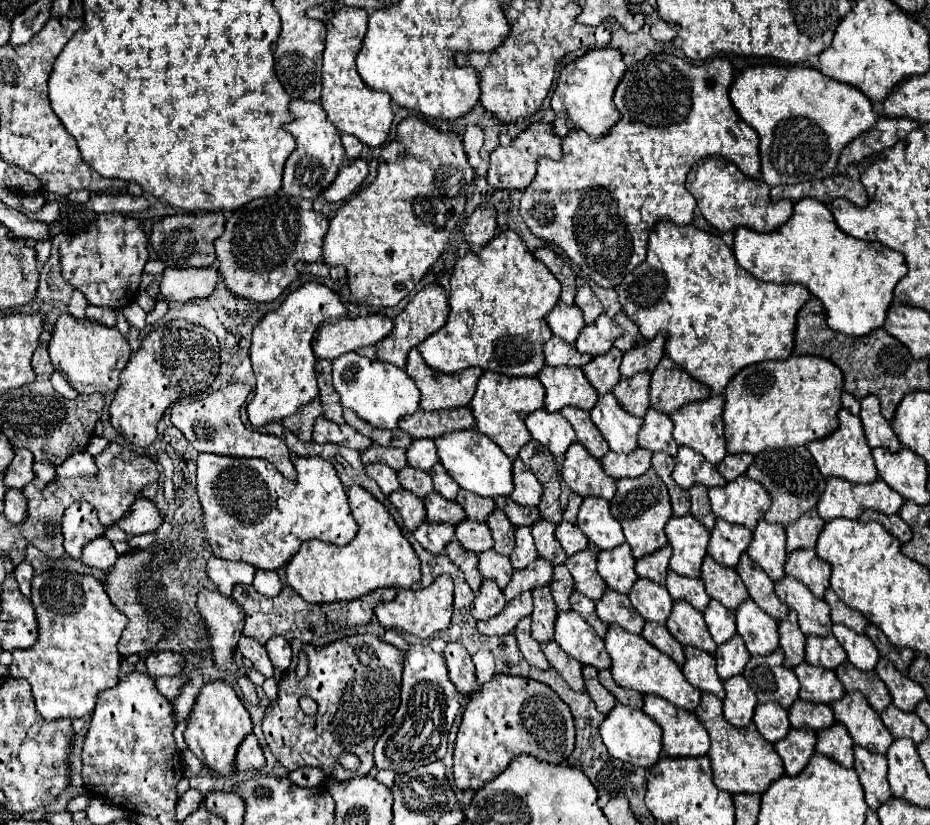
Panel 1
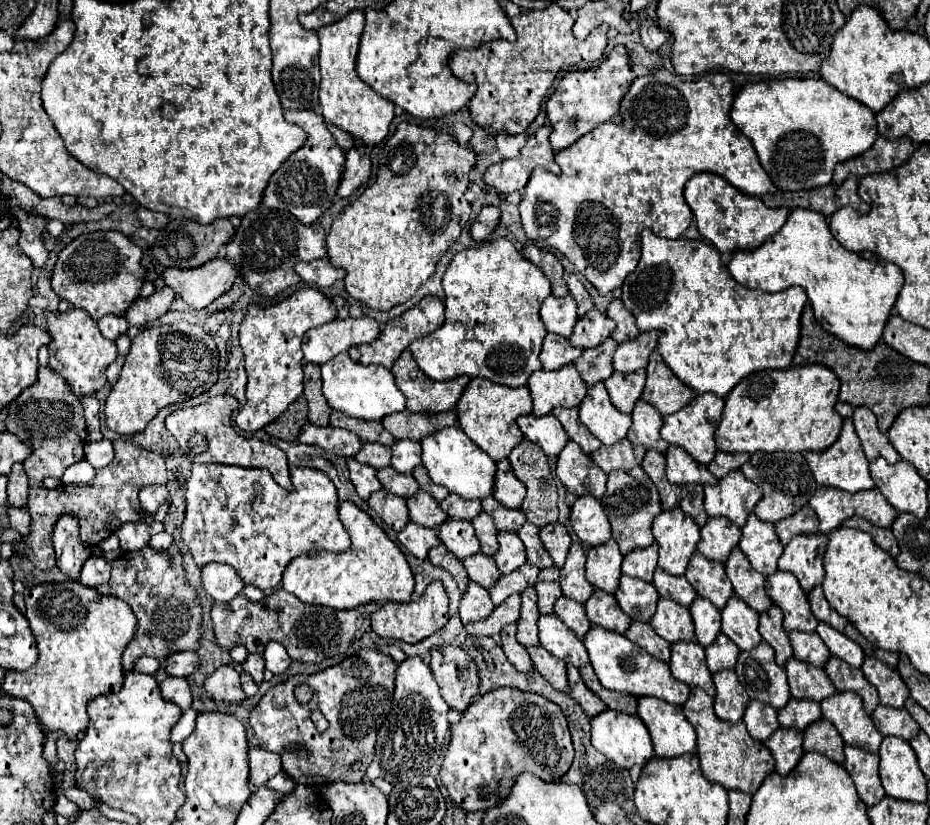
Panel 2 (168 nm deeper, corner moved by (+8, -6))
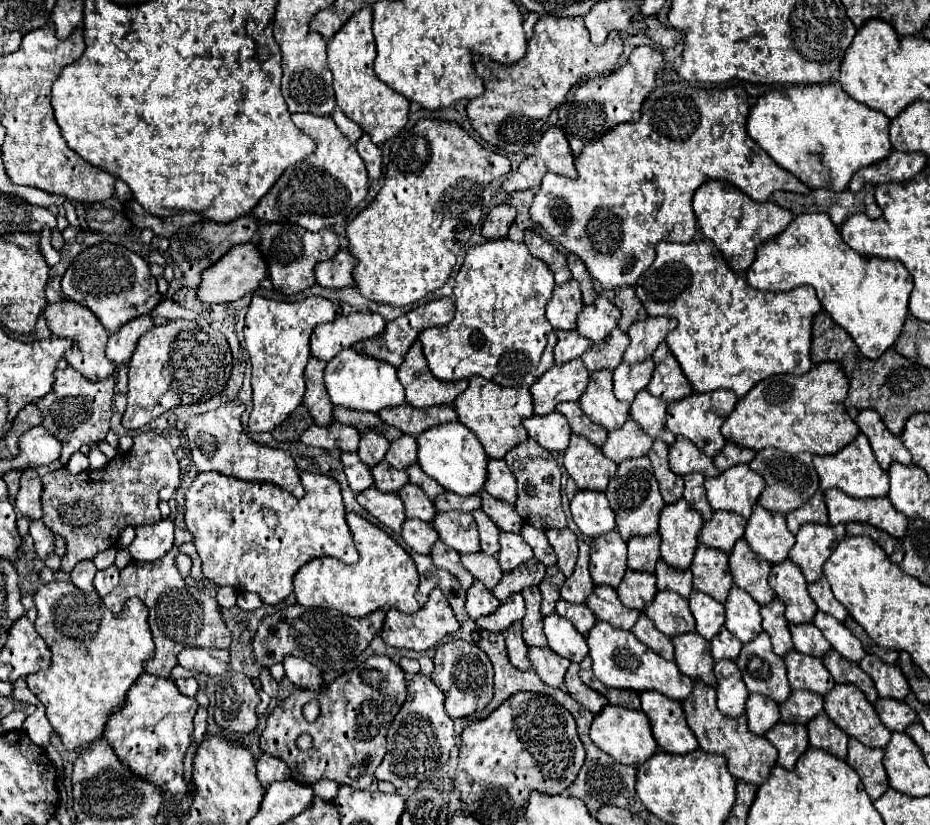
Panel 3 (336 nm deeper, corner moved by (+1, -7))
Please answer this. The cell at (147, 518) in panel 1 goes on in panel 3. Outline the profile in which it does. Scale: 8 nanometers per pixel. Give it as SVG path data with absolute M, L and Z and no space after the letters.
M163 519L155 525L135 527L135 541L129 545L129 553L135 561L155 561L173 547L173 521Z

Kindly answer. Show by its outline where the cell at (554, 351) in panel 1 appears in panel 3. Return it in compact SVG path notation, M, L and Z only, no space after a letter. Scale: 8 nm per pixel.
M557 331L559 341L555 345L555 363L563 365L571 359L581 357L593 343L589 339L583 339L577 331Z

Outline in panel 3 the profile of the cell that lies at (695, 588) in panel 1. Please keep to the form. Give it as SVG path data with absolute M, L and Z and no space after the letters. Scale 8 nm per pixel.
M659 561L655 577L657 577L659 591L675 591L685 599L689 599L693 593L691 571L677 571L677 569L669 567L665 561Z

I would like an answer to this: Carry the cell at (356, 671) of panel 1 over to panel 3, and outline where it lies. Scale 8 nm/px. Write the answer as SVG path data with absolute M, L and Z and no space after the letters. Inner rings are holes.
M373 655L363 665L333 679L323 693L295 689L287 699L279 701L267 717L267 725L261 733L261 749L283 759L291 769L291 779L301 785L315 785L321 779L331 779L339 785L367 789L373 781L375 769L383 761L385 735L401 709L405 695L405 671L387 655ZM309 701L319 701L321 707L321 715L315 723L307 723L303 717L303 705ZM303 733L313 739L309 751L301 751L295 743ZM367 755L373 755L373 759L365 765ZM355 765L365 765L365 773L353 781L349 771Z

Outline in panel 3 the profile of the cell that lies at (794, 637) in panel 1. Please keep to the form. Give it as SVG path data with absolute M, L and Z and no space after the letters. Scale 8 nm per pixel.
M773 599L769 605L761 607L761 617L763 617L763 631L769 633L773 651L777 655L787 655L793 649L791 633L789 633L789 623L785 619L785 603L781 599Z

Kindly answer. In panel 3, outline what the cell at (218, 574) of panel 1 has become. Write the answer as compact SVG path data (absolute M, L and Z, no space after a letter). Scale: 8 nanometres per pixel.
M225 585L225 587L221 587L217 591L217 603L221 607L233 607L235 599L237 599L237 591L233 587L229 587L229 585Z

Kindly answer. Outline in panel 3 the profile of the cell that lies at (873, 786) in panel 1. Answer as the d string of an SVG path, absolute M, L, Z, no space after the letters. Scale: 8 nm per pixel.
M849 739L847 763L859 773L871 801L877 801L889 789L887 773L883 769L883 749L871 749L857 739Z

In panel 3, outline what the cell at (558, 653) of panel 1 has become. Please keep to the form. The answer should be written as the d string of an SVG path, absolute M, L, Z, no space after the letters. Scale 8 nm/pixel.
M529 647L529 661L537 675L543 679L543 683L547 683L549 687L563 687L569 659L553 653L549 647Z

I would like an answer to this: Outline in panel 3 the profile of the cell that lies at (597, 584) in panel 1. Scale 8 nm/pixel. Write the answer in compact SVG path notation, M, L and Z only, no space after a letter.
M579 541L579 559L573 575L567 577L561 587L561 597L569 603L585 603L593 589L595 585L589 575L589 545L585 541Z

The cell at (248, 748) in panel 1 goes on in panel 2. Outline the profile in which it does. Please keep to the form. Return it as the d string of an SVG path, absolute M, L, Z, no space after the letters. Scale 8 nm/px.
M252 748L248 756L250 756L250 782L254 786L262 786L278 772L282 772L280 758L274 752L268 752L264 748Z

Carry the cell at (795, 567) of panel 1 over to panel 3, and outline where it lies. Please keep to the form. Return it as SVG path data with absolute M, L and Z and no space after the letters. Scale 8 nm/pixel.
M805 523L795 539L797 541L789 551L789 559L801 567L807 583L815 583L823 575L821 567L825 559L833 553L835 529L831 525Z

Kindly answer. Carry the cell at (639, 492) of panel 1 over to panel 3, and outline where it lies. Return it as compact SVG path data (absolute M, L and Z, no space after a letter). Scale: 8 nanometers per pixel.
M637 457L637 459L623 461L619 465L617 473L613 475L613 479L609 481L605 495L611 503L611 509L615 511L615 517L617 517L617 531L625 541L635 537L635 535L645 537L645 535L657 533L659 513L665 507L665 501L659 493L659 485L657 485L657 479L653 475L649 457Z

